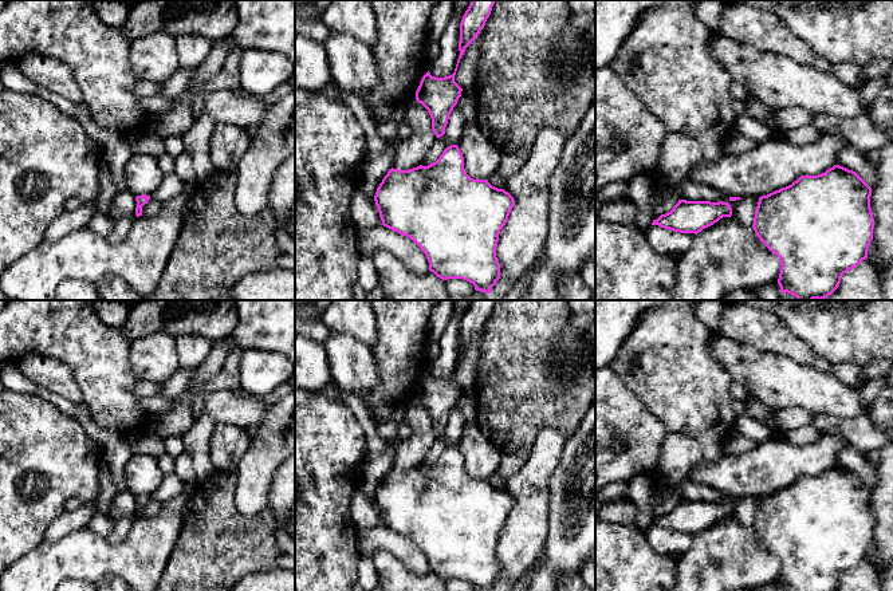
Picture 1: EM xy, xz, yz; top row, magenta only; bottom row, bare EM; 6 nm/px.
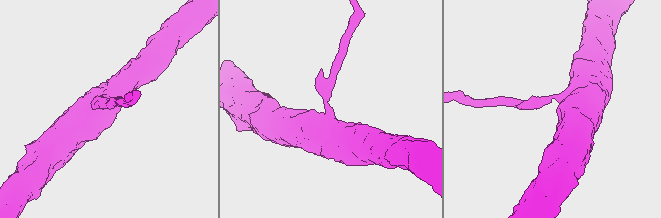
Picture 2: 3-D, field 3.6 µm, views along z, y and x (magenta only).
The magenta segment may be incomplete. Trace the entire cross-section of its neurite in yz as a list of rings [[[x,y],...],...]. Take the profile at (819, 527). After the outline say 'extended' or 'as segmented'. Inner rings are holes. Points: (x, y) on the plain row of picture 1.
[[[834,465],[818,476],[802,476],[791,485],[759,497],[752,528],[759,540],[779,557],[780,591],[835,591],[841,578],[868,559],[874,519],[870,508],[872,488],[853,470]]] | as segmented

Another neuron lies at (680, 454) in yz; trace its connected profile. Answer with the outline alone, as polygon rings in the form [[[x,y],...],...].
[[[666,433],[657,465],[658,480],[677,488],[703,461],[700,442],[681,433]]]

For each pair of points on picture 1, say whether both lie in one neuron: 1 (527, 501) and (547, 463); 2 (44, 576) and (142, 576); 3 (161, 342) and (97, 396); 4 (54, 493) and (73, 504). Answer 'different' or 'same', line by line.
1: same
2: same
3: different
4: different

